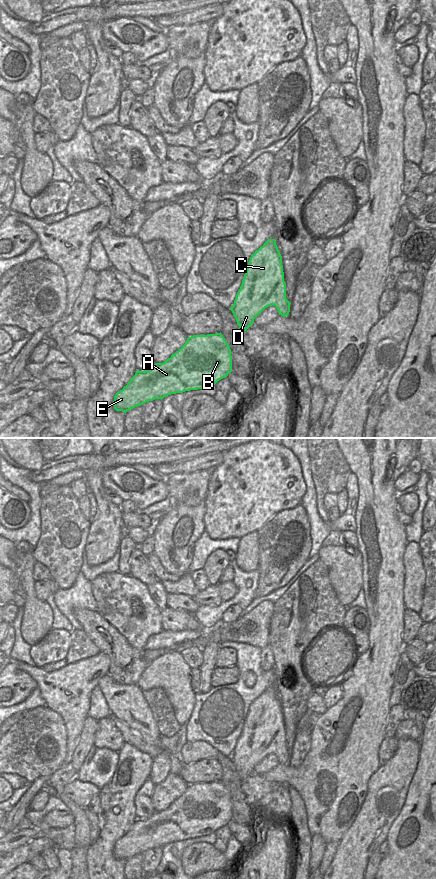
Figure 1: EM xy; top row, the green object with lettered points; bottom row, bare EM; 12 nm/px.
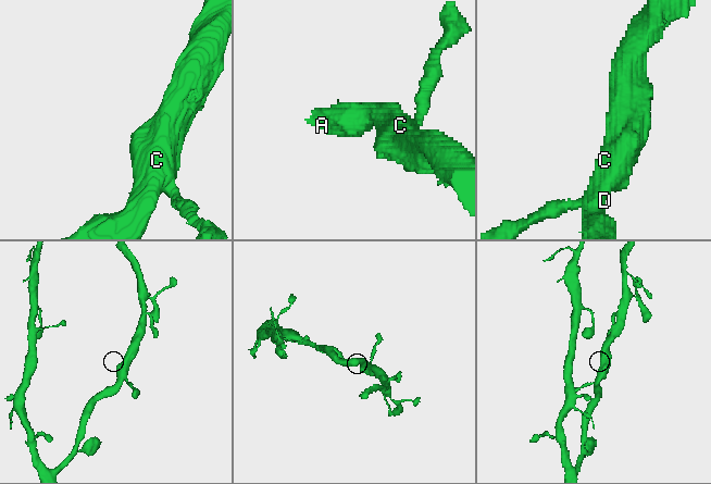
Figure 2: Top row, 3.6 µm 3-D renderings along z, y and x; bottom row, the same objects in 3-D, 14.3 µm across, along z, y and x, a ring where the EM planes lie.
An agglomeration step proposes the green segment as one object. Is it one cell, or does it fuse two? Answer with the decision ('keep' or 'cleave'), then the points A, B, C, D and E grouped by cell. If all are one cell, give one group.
keep | A B C D E

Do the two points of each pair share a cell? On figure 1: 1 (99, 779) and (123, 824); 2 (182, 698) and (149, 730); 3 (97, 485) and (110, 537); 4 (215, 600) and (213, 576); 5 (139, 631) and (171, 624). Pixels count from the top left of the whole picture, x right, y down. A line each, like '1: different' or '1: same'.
1: different
2: different
3: same
4: different
5: different

